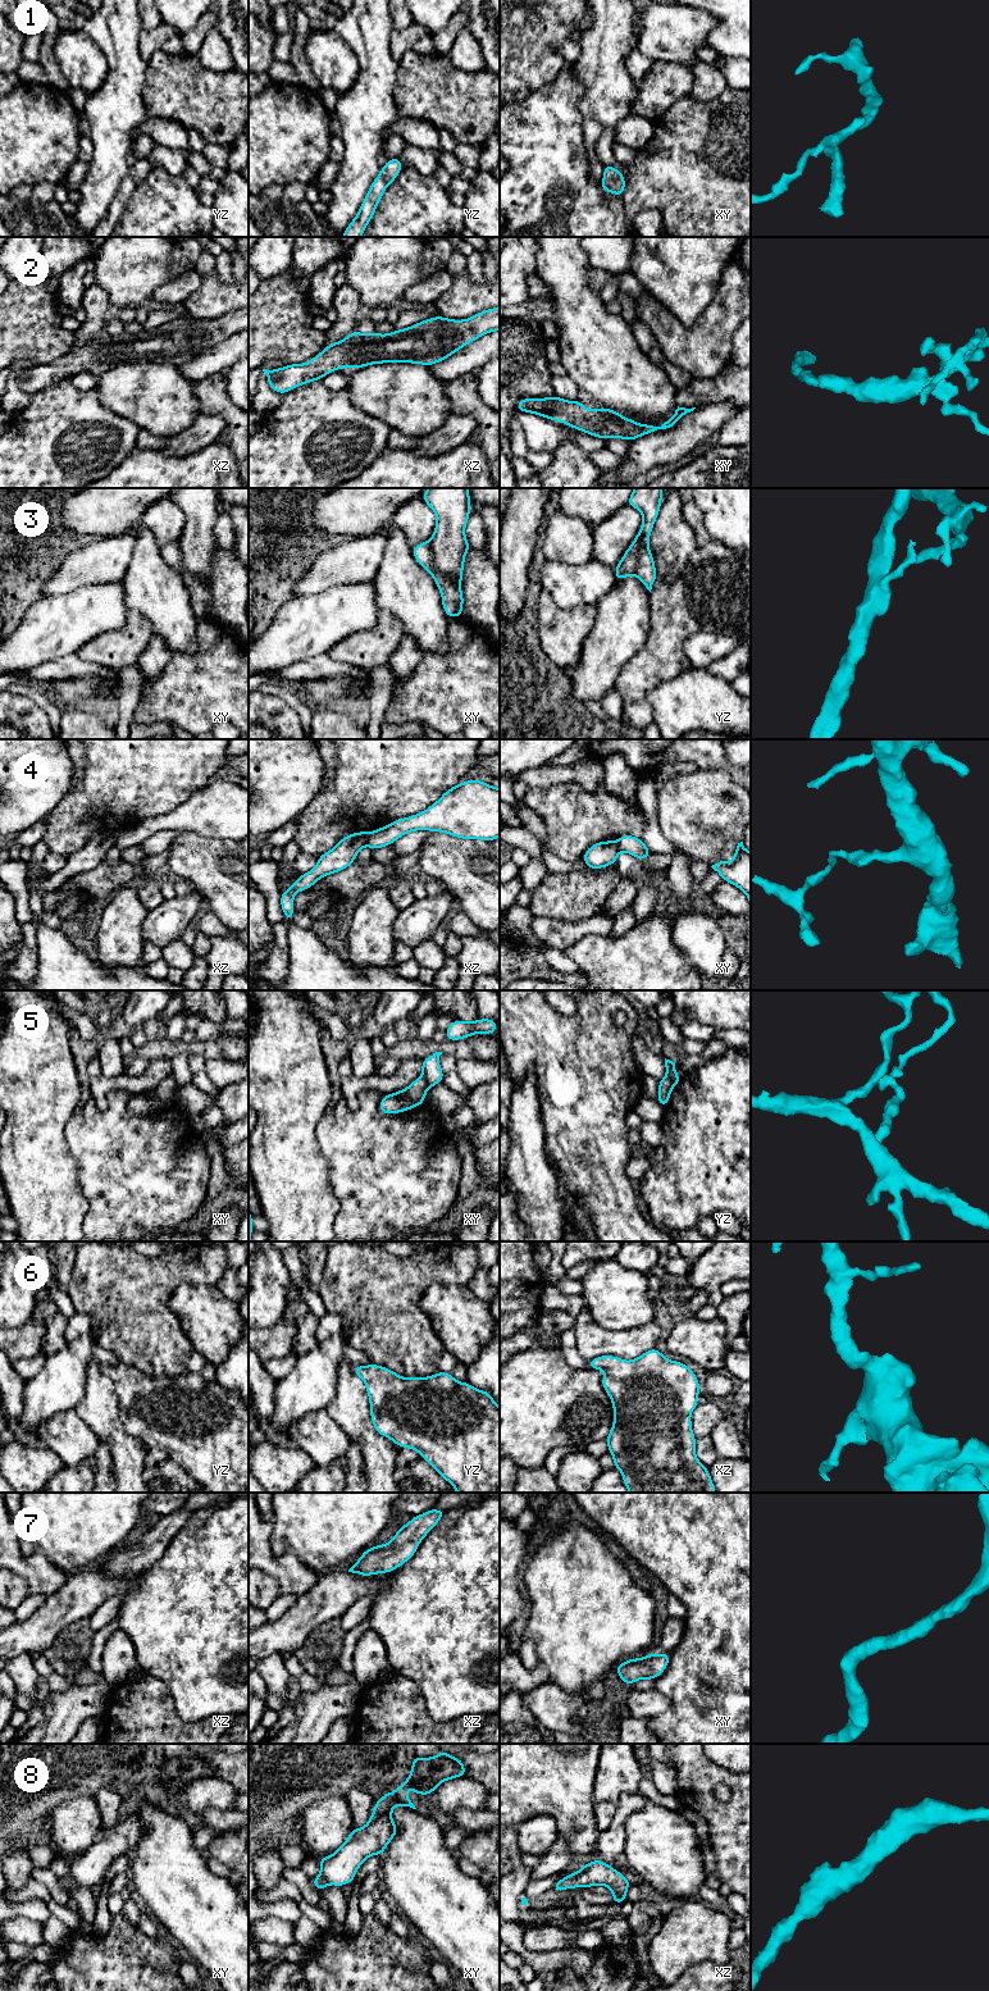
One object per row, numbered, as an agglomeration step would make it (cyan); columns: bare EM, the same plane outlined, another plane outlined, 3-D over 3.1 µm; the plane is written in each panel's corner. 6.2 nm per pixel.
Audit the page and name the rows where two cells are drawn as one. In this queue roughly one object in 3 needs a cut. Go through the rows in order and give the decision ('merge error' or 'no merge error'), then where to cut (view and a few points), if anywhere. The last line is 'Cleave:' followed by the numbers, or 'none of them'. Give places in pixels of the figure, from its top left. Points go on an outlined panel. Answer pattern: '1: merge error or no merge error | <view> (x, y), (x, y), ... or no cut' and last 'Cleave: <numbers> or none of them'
1: no merge error | no cut
2: no merge error | no cut
3: merge error | xy (429, 541), (433, 565), (460, 587)
4: merge error | xz (370, 833), (365, 844)
5: merge error | xy (420, 1076), (428, 1087)
6: no merge error | no cut
7: no merge error | no cut
8: no merge error | no cut
Cleave: 3, 4, 5

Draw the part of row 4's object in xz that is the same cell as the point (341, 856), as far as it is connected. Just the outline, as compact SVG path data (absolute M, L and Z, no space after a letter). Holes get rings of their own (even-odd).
M356 832L343 837L336 847L318 857L314 869L304 873L287 890L281 893L281 907L287 921L292 921L295 906L293 897L297 892L309 890L319 879L339 873L354 864L357 853L368 844L370 833Z

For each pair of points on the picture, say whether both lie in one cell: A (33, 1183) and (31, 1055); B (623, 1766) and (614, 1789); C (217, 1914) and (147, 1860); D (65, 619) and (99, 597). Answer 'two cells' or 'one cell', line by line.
A: one cell
B: one cell
C: one cell
D: one cell

